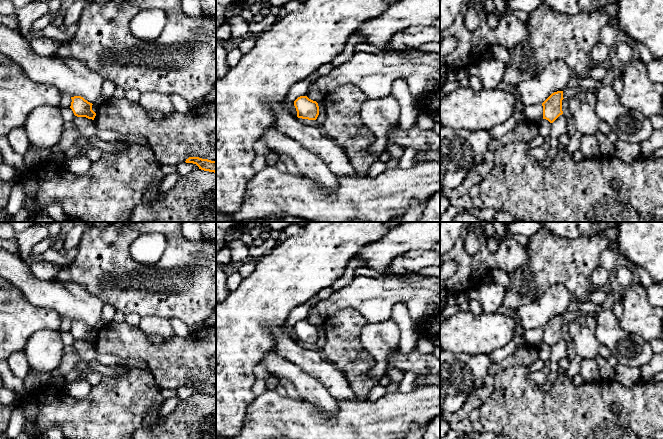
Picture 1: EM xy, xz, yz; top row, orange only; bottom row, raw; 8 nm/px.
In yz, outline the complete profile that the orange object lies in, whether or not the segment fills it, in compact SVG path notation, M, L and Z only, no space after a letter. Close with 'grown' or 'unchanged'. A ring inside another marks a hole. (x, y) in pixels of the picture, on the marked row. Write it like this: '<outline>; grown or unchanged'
M557 91L552 93L543 103L543 119L553 123L560 115L562 111L563 91Z; unchanged

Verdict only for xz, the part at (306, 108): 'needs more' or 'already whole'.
already whole

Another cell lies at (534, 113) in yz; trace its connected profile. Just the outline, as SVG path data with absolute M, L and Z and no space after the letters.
M542 104L526 106L523 113L527 119L539 123L543 119L543 106Z

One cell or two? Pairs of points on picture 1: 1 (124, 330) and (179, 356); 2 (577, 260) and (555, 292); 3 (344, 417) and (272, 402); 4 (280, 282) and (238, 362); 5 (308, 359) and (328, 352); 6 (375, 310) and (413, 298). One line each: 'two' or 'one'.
1: one
2: two
3: one
4: one
5: two
6: one

